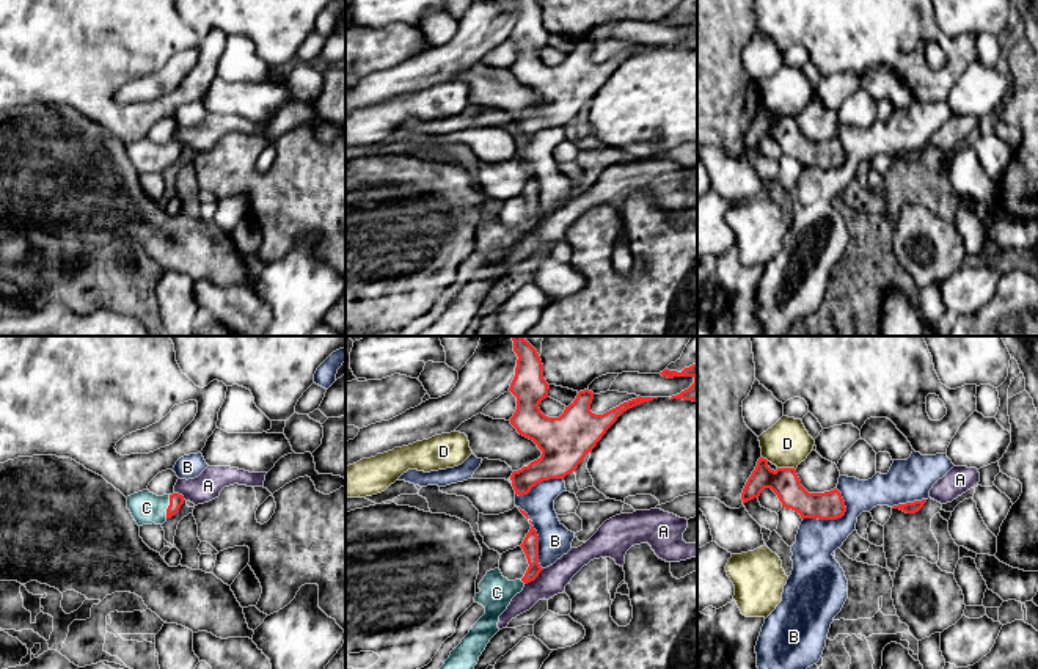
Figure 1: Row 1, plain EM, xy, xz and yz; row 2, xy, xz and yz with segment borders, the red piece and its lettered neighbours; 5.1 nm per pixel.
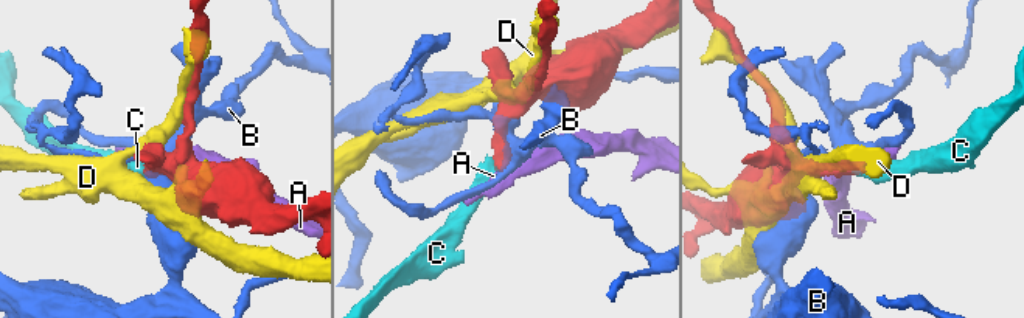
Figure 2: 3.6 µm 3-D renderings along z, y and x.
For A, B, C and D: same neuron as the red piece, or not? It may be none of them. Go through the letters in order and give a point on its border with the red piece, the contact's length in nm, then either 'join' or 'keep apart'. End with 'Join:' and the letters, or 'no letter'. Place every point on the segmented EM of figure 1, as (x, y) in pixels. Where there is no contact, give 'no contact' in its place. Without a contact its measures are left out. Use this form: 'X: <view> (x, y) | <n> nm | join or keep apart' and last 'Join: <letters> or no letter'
A: xz (534, 578) | 130 nm | keep apart
B: yz (833, 519) | 240 nm | keep apart
C: xy (168, 506) | 120 nm | keep apart
D: yz (787, 468) | 100 nm | keep apart
Join: no letter

